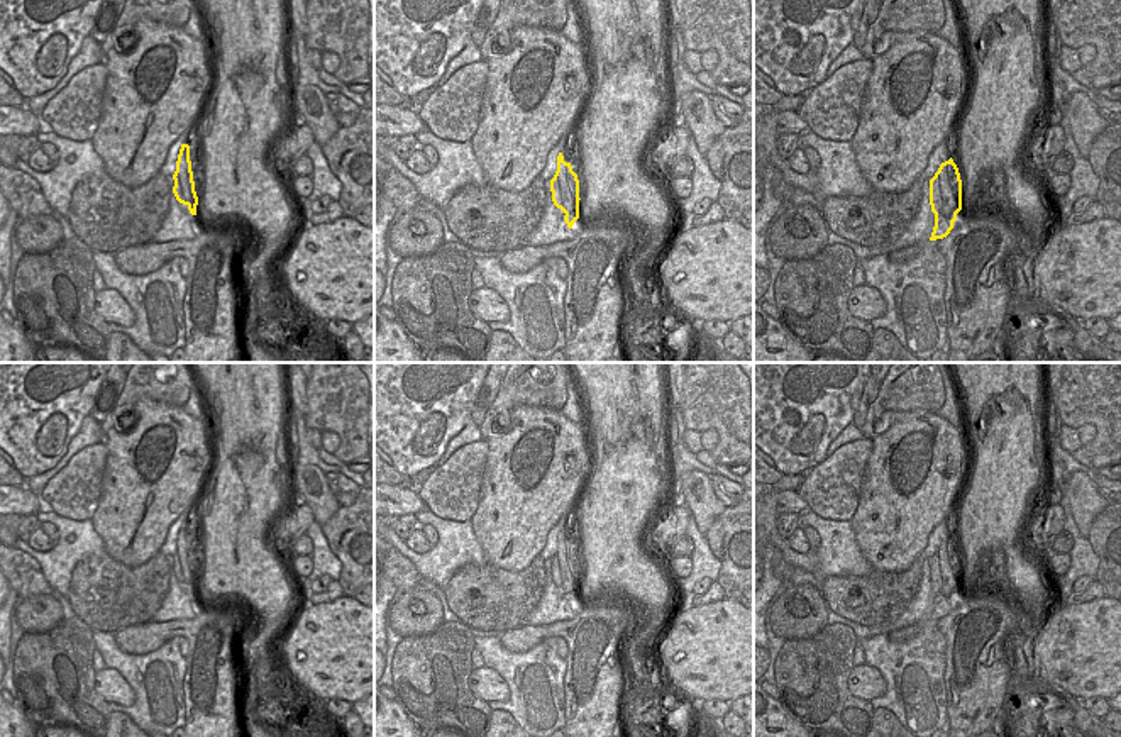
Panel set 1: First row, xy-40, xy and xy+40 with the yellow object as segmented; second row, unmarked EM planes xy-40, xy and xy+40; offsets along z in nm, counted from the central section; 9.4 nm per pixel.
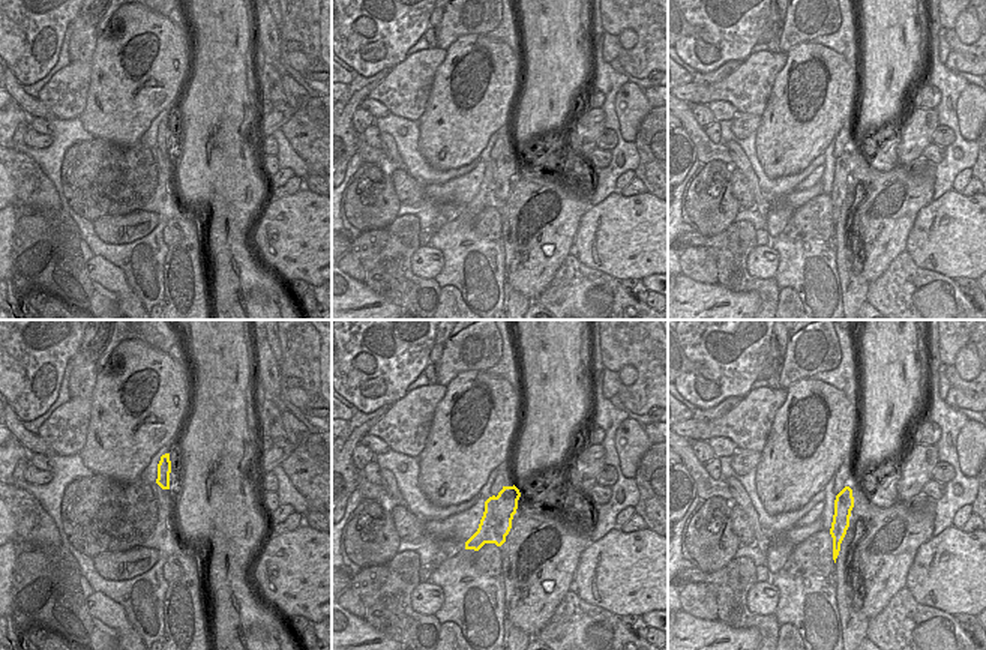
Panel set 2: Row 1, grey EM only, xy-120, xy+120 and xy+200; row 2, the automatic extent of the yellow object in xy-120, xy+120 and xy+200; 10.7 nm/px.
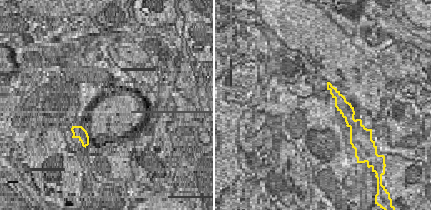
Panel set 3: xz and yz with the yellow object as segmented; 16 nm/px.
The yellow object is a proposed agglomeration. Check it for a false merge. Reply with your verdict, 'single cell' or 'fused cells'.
single cell

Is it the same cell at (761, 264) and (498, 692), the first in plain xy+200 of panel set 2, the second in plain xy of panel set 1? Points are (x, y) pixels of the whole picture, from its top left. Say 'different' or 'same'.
same

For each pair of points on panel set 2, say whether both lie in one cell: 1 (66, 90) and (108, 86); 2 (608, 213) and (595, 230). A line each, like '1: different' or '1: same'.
1: different
2: same

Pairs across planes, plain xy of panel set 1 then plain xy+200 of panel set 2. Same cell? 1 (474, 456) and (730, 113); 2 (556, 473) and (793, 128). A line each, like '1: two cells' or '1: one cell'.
1: two cells
2: one cell

